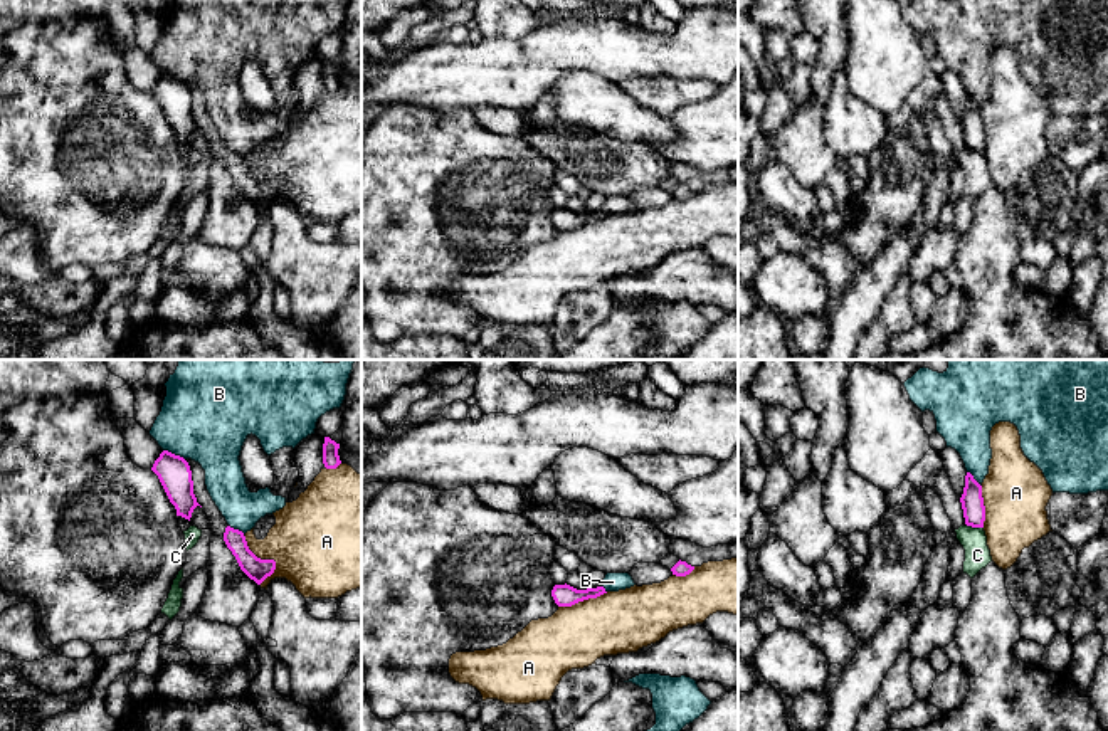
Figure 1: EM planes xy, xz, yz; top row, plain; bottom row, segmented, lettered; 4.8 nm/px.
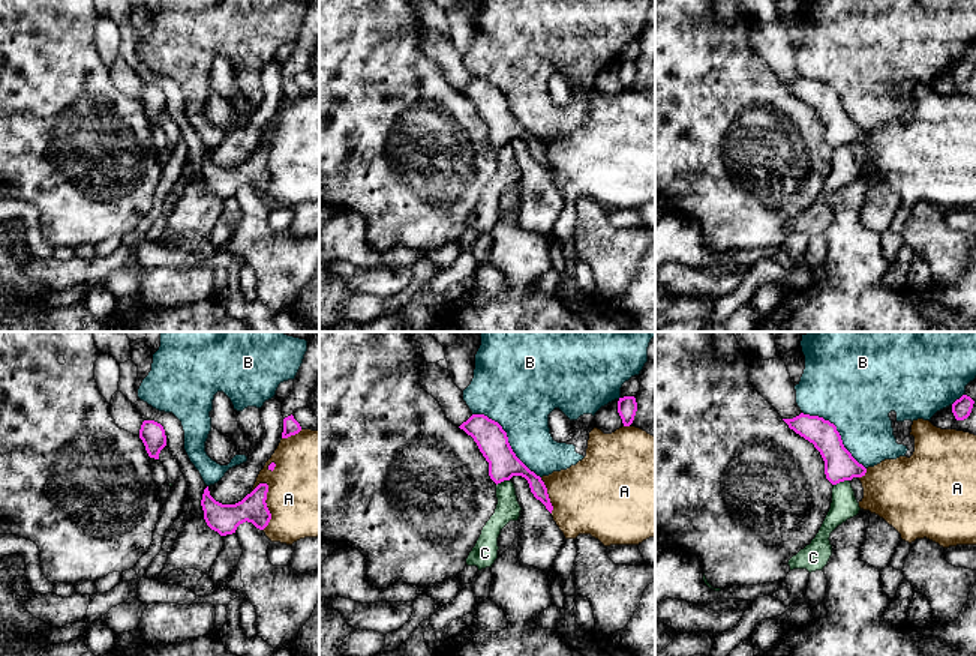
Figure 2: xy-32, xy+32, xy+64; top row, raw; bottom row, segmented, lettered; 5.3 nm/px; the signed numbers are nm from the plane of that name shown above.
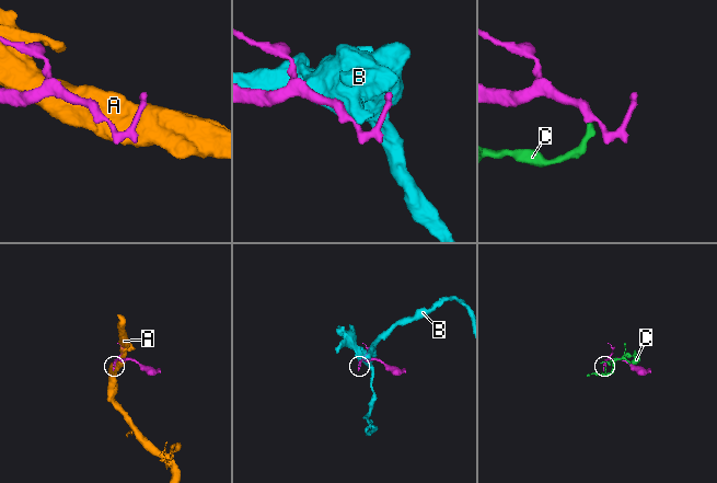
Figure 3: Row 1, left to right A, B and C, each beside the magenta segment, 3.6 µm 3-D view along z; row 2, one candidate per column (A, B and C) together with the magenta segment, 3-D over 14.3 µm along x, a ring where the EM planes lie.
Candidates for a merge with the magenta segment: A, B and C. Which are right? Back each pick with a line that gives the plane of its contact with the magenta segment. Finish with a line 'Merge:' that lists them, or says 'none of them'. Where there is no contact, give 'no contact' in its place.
Merge: none of them

